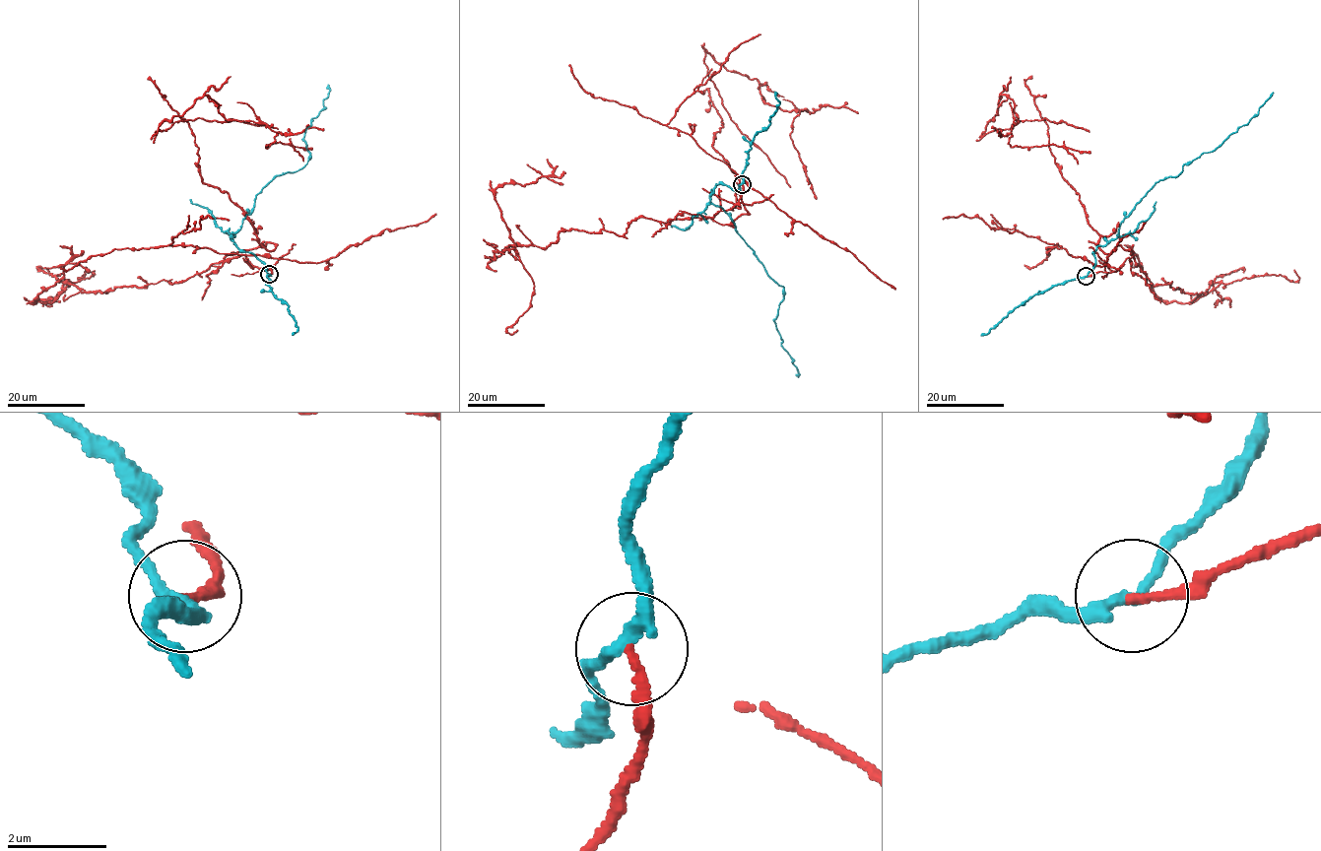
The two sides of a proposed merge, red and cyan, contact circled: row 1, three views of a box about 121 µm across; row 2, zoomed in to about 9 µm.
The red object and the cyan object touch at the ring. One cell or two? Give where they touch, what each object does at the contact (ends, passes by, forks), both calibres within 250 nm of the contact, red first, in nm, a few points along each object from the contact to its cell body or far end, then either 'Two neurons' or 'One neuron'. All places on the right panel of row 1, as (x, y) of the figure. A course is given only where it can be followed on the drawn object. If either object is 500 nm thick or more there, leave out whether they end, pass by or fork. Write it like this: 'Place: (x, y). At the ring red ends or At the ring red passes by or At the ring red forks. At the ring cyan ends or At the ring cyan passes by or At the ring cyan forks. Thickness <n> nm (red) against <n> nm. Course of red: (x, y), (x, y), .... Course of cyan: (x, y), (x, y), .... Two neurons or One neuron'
Place: (1086, 276). At the ring red ends. At the ring cyan passes by. Thickness 170 nm (red) against 260 nm. Course of red: (1086, 276), (1133, 251), (1097, 245), (1047, 124), (985, 131), (1008, 96), (1012, 147), (1090, 153). Course of cyan: (1085, 276), (1095, 249), (1117, 236), (1155, 183), (1213, 152), (1273, 92). Two neurons

